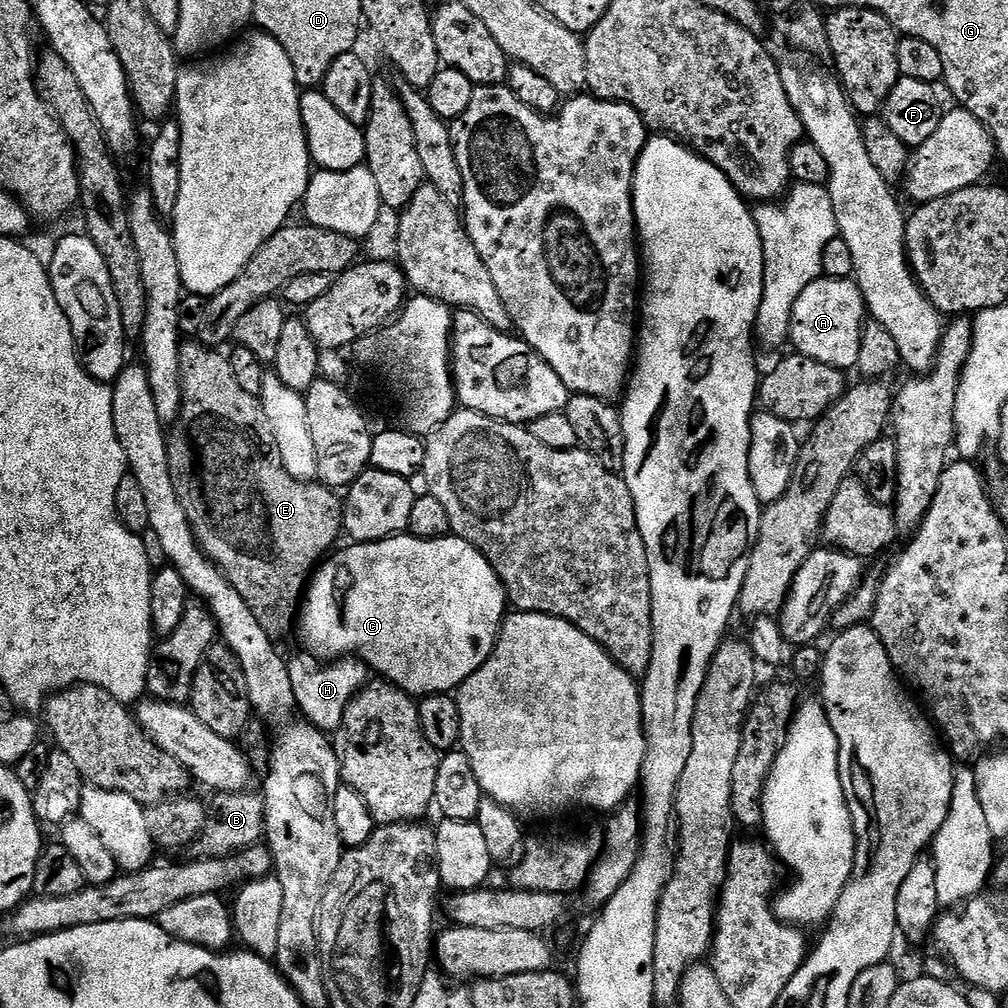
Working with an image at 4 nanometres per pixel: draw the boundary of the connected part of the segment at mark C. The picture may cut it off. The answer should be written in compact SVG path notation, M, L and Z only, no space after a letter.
M411 534L391 536L378 542L369 544L357 544L355 542L333 551L315 569L310 583L302 597L302 607L298 612L298 632L304 639L304 644L309 653L321 662L335 662L341 658L359 657L377 677L383 678L387 683L401 688L413 698L425 696L438 696L451 693L459 689L460 685L468 680L485 664L490 654L496 648L496 637L500 635L500 625L506 619L506 597L504 587L490 562L470 542L466 542L461 536L446 535L441 540L420 540Z

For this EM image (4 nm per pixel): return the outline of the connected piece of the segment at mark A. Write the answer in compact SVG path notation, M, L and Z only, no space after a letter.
M821 278L810 282L798 302L794 302L794 314L790 322L790 344L799 355L814 358L826 366L841 370L855 369L858 362L858 346L862 346L862 330L866 323L864 295L855 279L830 280Z

